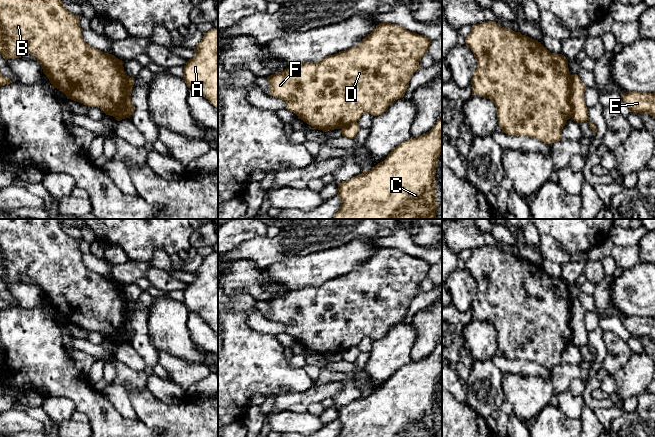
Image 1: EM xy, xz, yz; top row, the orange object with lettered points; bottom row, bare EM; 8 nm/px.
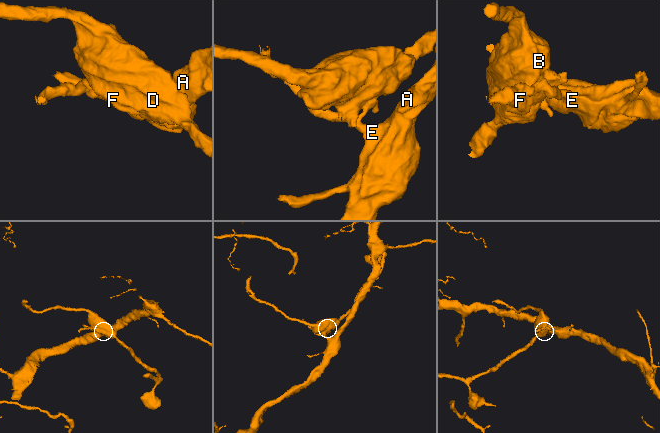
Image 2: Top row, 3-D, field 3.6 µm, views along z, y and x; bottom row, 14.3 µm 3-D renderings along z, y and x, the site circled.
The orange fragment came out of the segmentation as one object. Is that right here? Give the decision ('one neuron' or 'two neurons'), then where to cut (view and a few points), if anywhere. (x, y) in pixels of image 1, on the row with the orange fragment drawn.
two neurons; cut yz (571, 75), (570, 117)

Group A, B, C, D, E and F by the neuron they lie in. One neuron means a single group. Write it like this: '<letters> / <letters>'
A C E / B D F

